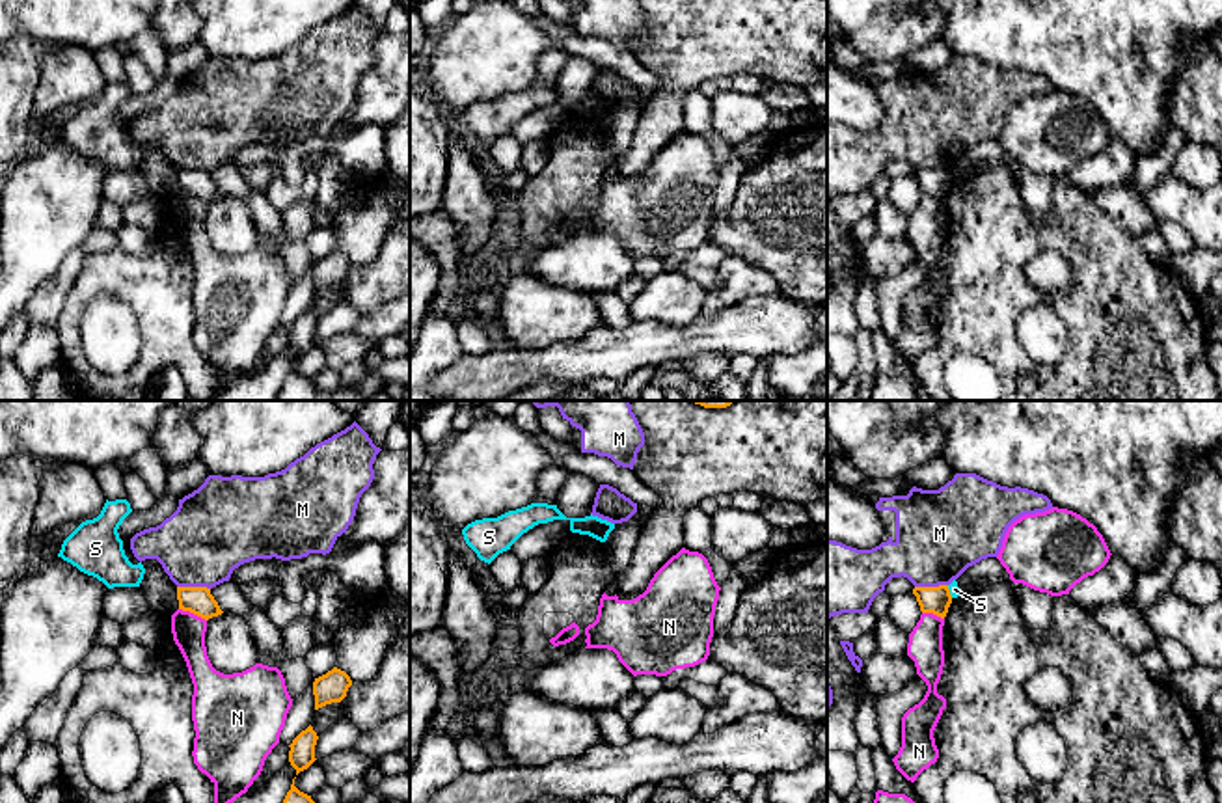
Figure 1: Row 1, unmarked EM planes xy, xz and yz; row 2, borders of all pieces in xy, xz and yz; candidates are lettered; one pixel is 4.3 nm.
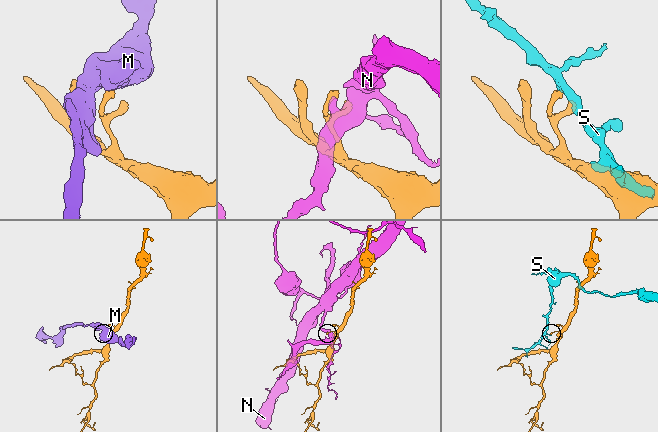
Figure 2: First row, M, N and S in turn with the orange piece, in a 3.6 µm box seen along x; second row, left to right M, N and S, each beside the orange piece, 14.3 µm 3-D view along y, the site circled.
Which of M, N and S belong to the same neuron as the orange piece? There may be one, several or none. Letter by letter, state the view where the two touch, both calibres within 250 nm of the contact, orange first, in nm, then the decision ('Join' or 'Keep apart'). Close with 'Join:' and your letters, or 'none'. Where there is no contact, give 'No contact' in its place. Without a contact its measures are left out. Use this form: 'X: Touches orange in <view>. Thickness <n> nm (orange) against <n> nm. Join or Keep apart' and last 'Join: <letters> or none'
M: Touches orange in xy. Thickness 120 nm (orange) against 360 nm. Keep apart
N: Touches orange in xy. Thickness 120 nm (orange) against 140 nm. Keep apart
S: Touches orange in yz. Thickness 120 nm (orange) against 50 nm. Keep apart
Join: none

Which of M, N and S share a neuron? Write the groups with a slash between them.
M / N / S

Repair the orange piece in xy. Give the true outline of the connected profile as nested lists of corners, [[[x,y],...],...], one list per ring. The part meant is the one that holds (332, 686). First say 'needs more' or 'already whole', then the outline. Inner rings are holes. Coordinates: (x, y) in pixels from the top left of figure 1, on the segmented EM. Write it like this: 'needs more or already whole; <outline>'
already whole; [[[337,667],[315,678],[313,682],[315,710],[332,702],[341,702],[346,697],[350,686],[352,686],[350,676]]]

